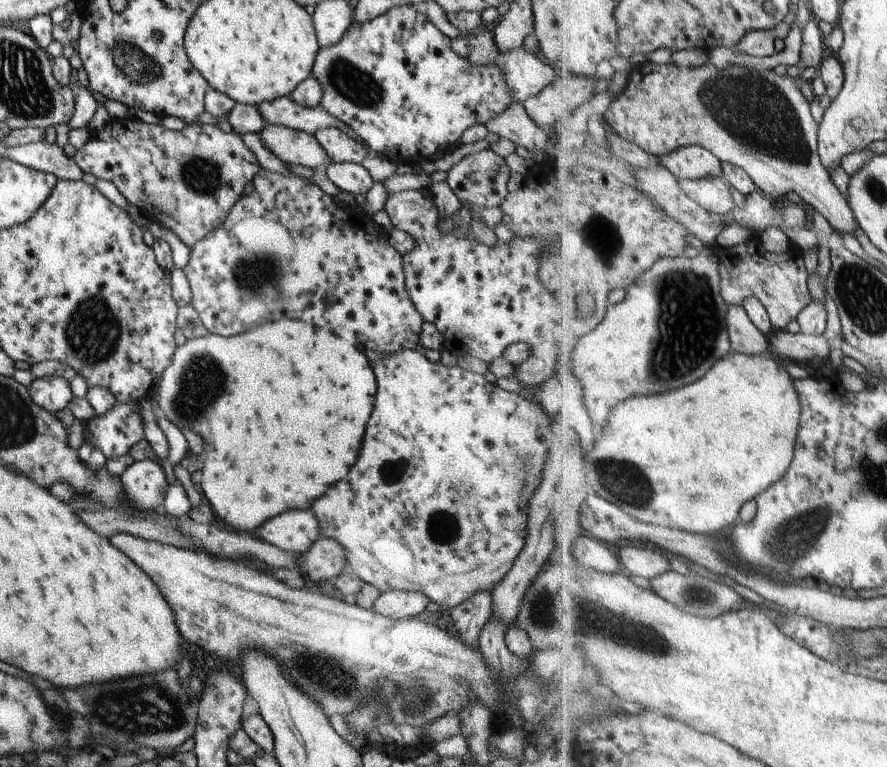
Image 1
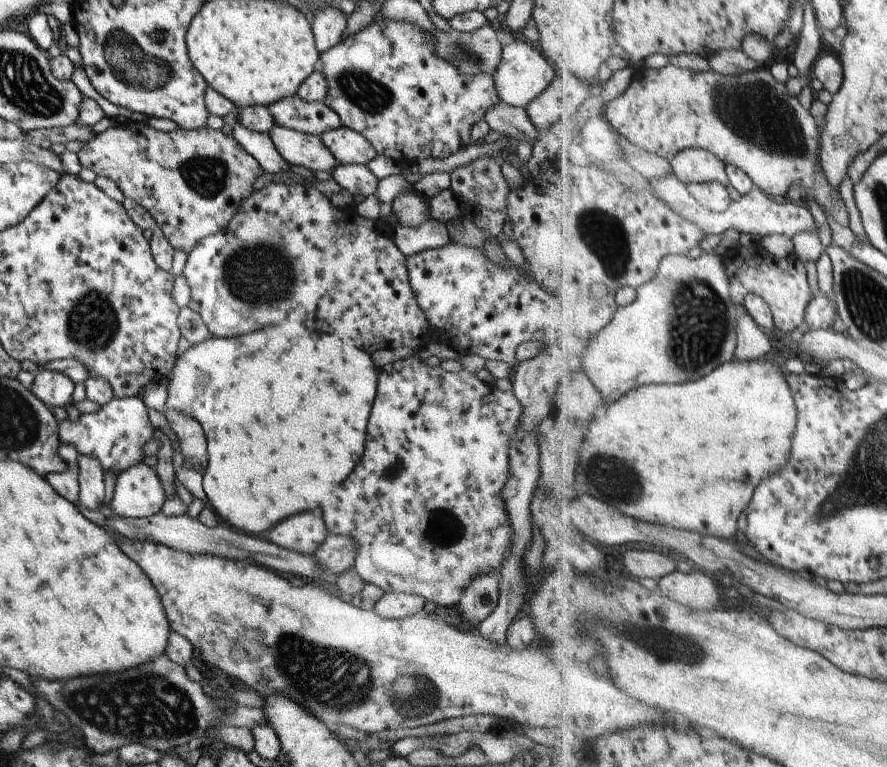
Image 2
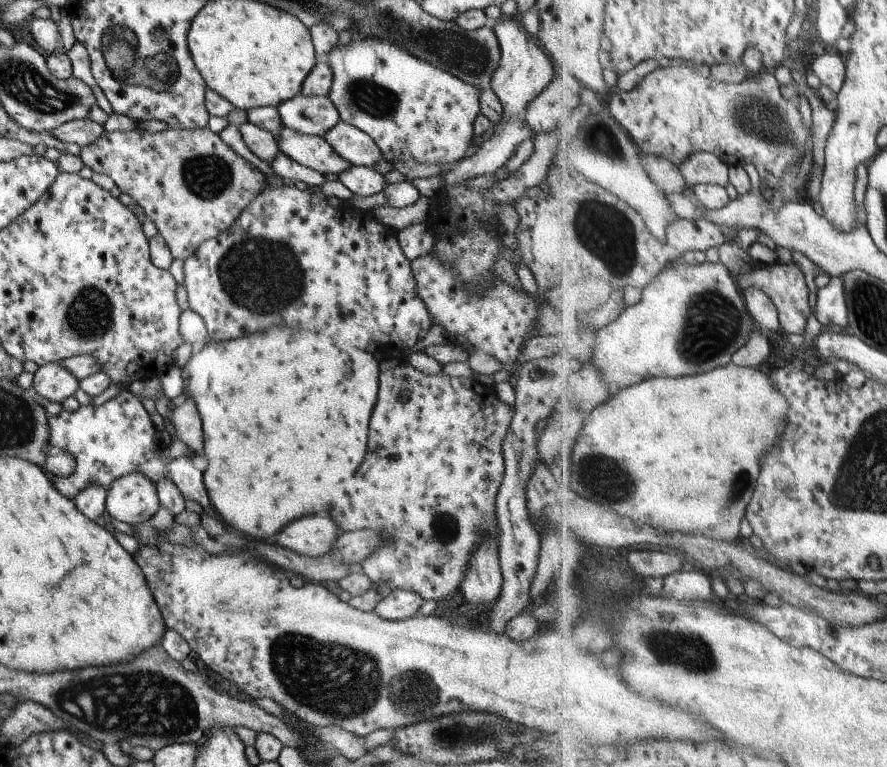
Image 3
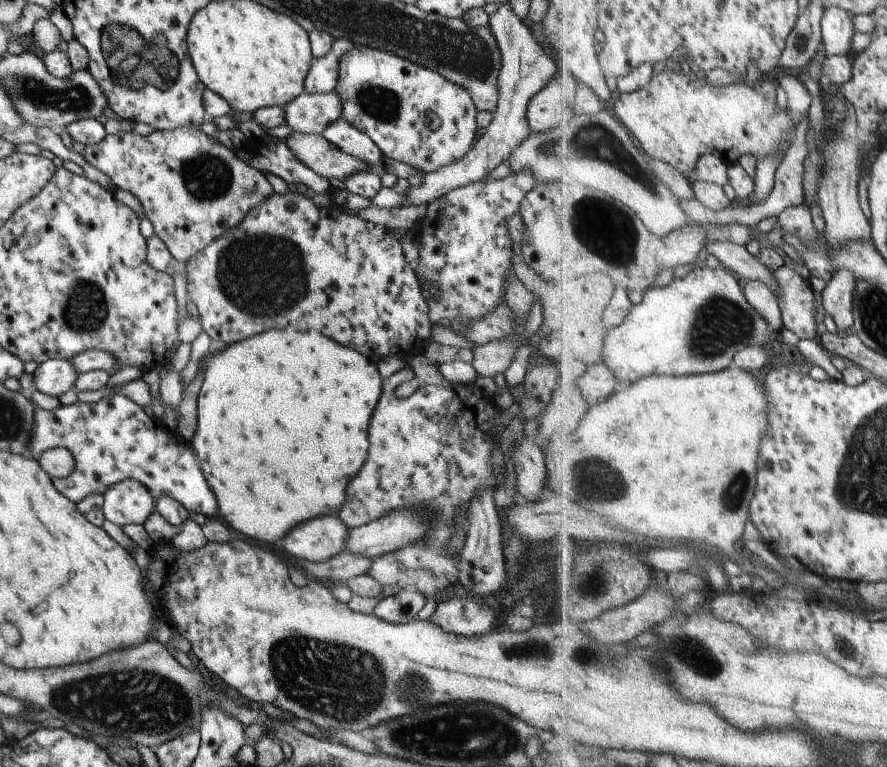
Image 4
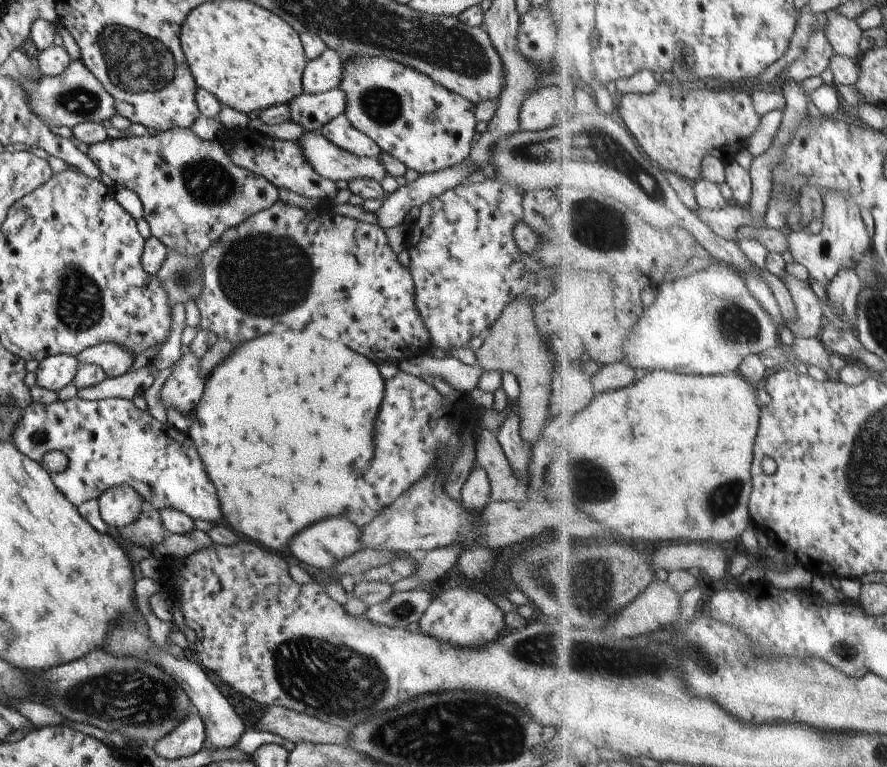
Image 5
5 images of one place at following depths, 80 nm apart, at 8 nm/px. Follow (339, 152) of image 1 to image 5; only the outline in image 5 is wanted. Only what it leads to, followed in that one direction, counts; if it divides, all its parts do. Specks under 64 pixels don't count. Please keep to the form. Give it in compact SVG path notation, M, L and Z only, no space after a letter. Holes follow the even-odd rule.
M343 114L331 118L319 129L320 134L335 147L356 155L377 159L380 149L365 134L358 132L349 124Z

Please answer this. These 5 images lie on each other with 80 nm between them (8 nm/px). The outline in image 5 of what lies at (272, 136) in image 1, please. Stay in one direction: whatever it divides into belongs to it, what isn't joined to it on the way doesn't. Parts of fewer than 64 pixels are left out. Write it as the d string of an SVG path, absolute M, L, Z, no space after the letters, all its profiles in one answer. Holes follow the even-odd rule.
M319 130L303 133L296 142L307 164L318 176L330 182L341 180L349 183L351 180L367 178L381 184L381 180L387 176L378 159L357 157L343 151L328 142Z

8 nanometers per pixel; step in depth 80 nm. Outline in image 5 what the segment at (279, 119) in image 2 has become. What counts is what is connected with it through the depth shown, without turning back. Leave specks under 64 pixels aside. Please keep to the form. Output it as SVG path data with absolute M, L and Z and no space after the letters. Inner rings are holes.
M335 88L328 92L299 94L289 103L289 121L301 126L305 133L316 132L331 118L344 112L345 94Z

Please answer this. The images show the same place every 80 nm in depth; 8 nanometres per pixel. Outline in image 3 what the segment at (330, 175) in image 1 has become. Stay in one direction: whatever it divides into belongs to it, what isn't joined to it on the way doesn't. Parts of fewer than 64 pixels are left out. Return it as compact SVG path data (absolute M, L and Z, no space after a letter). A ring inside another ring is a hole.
M349 165L337 175L337 180L357 196L371 196L381 191L386 182L373 167Z

